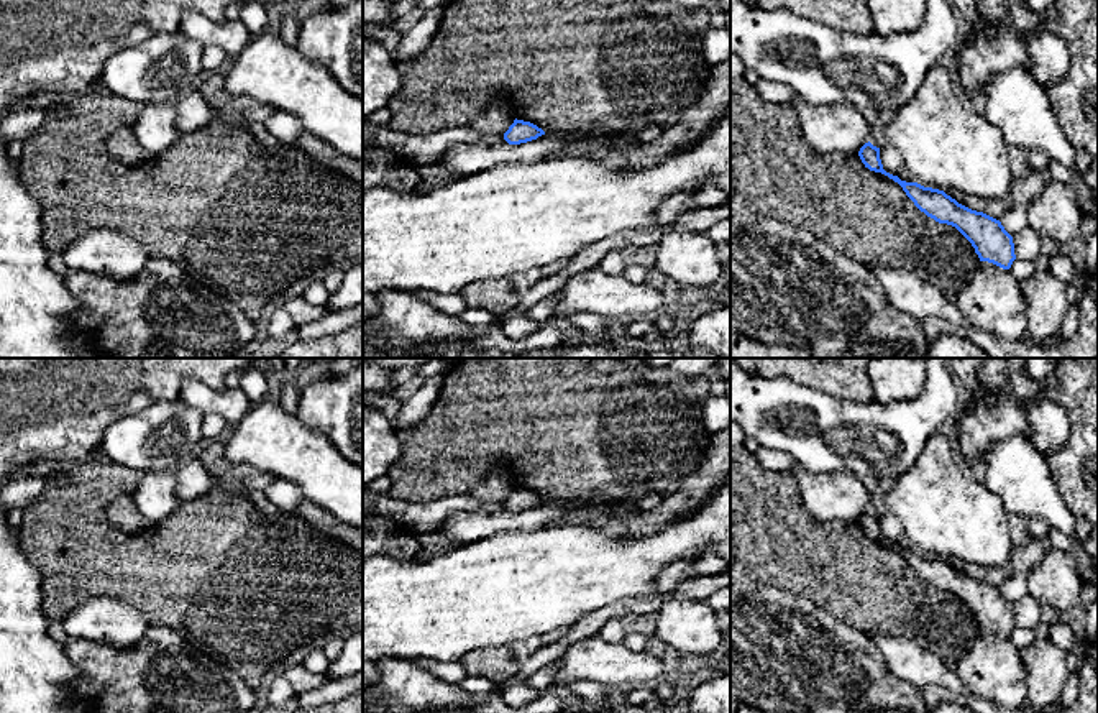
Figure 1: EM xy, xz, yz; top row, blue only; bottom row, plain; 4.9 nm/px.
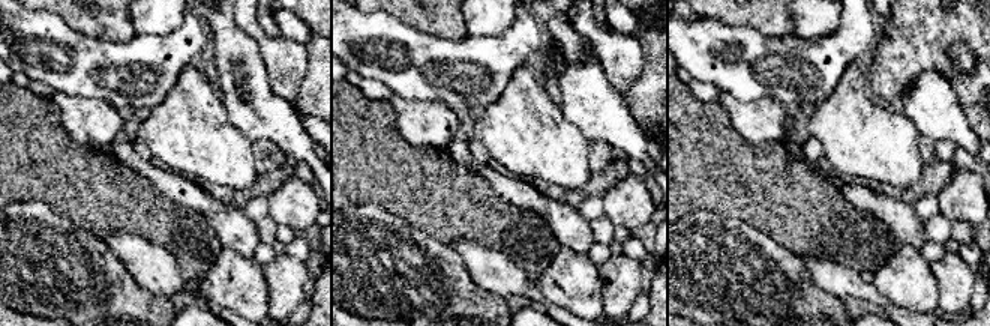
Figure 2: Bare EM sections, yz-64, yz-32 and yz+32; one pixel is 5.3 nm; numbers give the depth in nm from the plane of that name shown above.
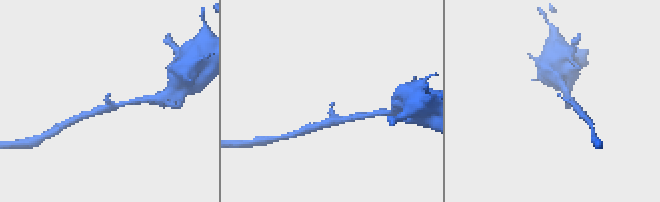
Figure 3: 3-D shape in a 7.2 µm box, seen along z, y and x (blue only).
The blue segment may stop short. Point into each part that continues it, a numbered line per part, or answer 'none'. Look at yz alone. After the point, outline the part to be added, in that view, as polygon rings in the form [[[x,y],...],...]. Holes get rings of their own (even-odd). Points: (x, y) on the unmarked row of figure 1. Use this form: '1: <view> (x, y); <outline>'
none

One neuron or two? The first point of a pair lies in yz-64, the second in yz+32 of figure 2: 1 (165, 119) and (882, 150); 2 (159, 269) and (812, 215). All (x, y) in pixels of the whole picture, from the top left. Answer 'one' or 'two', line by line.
1: one
2: two

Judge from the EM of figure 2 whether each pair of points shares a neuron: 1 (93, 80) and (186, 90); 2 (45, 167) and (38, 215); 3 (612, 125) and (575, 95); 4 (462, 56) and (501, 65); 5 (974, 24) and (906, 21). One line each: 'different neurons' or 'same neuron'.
1: different neurons
2: different neurons
3: same neuron
4: same neuron
5: same neuron

